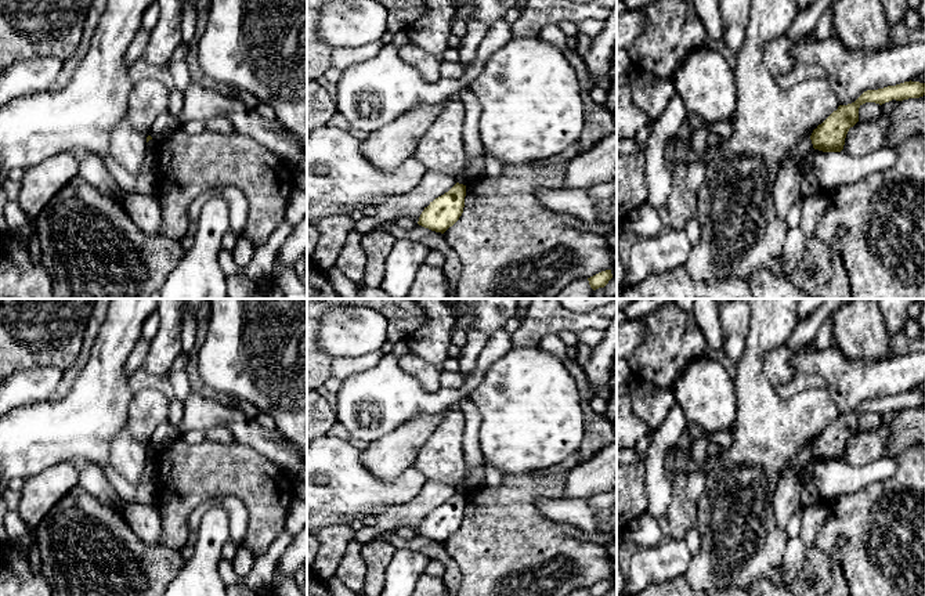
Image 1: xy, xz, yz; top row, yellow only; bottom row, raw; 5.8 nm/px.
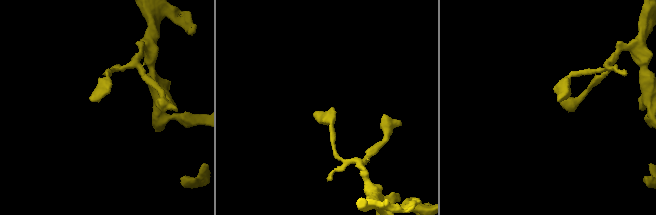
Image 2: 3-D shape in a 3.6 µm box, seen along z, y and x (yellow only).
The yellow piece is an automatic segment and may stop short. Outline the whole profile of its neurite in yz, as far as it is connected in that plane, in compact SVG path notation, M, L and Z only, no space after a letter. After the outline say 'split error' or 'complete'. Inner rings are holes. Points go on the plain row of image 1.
M911 390L878 400L867 400L854 412L839 415L837 420L813 440L810 445L813 458L823 462L841 462L849 438L859 431L859 418L866 412L882 415L892 409L903 411L924 405L925 393Z | complete

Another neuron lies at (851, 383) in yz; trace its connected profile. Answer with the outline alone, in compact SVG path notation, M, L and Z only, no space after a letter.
M809 343L794 351L792 365L798 373L817 373L825 380L841 415L854 412L867 400L910 391L925 382L925 351L853 361L835 343L825 350L814 350Z

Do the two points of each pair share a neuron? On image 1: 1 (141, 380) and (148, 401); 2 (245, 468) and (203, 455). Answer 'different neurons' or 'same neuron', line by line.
1: different neurons
2: same neuron

